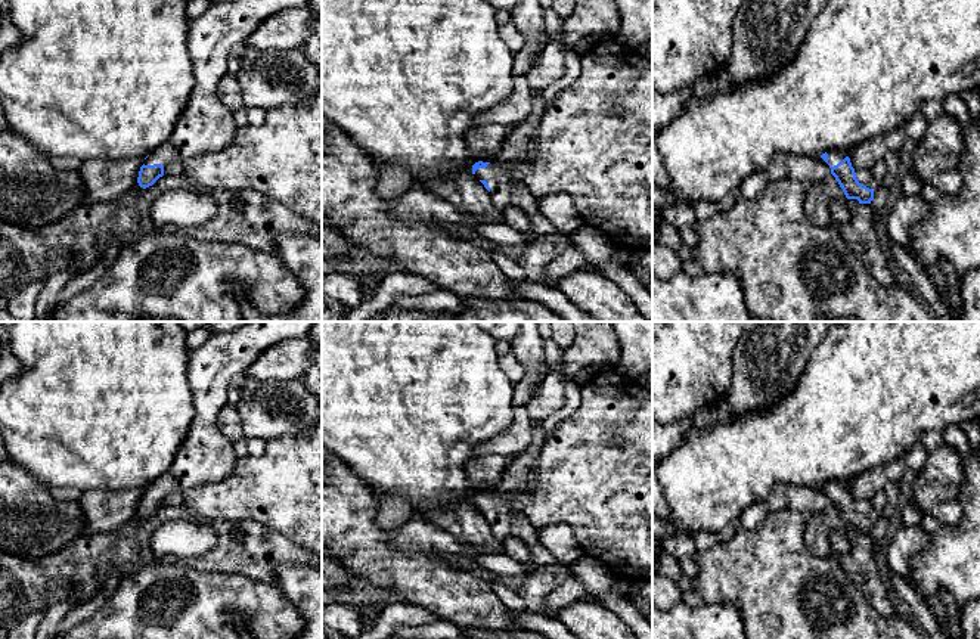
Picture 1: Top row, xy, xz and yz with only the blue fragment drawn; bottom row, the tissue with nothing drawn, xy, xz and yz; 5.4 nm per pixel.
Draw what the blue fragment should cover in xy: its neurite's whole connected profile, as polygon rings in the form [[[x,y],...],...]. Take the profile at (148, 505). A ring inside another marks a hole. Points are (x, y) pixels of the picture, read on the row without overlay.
[[[249,322],[226,332],[213,332],[199,348],[187,351],[187,379],[193,394],[195,416],[170,469],[145,488],[137,514],[146,519],[164,506],[164,497],[207,484],[233,474],[236,455],[232,441],[217,429],[217,415],[227,406],[229,384],[246,373],[249,366],[270,347],[310,334],[317,322]]]

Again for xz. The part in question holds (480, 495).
[[[533,421],[533,441],[530,447],[514,456],[511,465],[503,471],[496,491],[478,491],[472,496],[472,505],[491,524],[491,533],[497,542],[503,543],[514,536],[511,514],[518,512],[524,515],[515,503],[515,496],[536,487],[534,462],[545,441],[543,422]]]

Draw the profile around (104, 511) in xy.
[[[143,488],[83,491],[80,505],[86,519],[84,536],[112,531],[130,521],[143,494]]]

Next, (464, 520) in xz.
[[[422,502],[422,519],[449,531],[459,542],[477,548],[491,549],[496,553],[505,552],[502,542],[497,542],[491,533],[491,524],[471,503],[459,502],[452,508],[432,506]]]

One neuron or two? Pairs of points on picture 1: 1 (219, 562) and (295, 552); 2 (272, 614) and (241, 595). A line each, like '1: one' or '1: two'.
1: one
2: one

